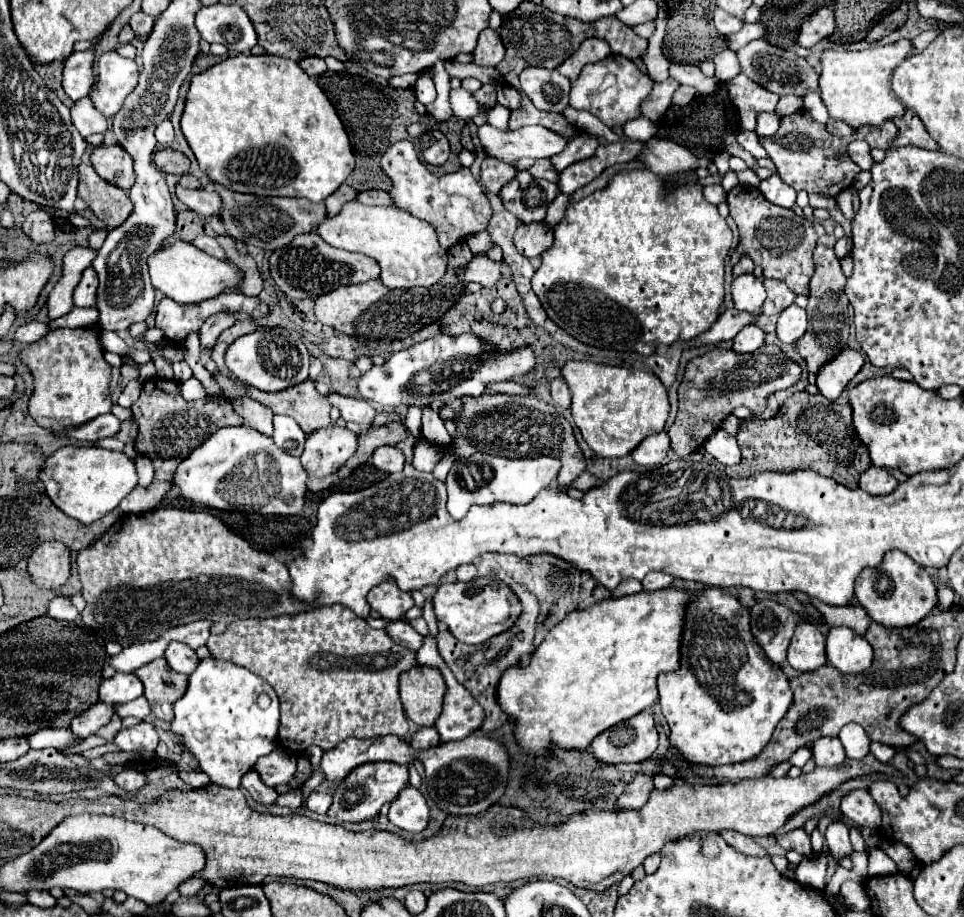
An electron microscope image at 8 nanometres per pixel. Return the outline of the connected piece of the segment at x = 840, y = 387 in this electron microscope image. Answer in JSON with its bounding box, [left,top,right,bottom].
[817,348,863,400]

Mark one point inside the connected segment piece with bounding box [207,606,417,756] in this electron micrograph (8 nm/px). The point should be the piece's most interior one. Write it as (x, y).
(336, 677)

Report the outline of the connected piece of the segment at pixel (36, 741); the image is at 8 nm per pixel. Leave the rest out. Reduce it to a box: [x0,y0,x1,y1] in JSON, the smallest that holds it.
[27,728,73,750]

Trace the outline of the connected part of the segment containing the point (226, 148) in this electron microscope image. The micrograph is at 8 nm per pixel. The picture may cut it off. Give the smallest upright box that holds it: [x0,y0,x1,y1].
[181,56,355,202]

